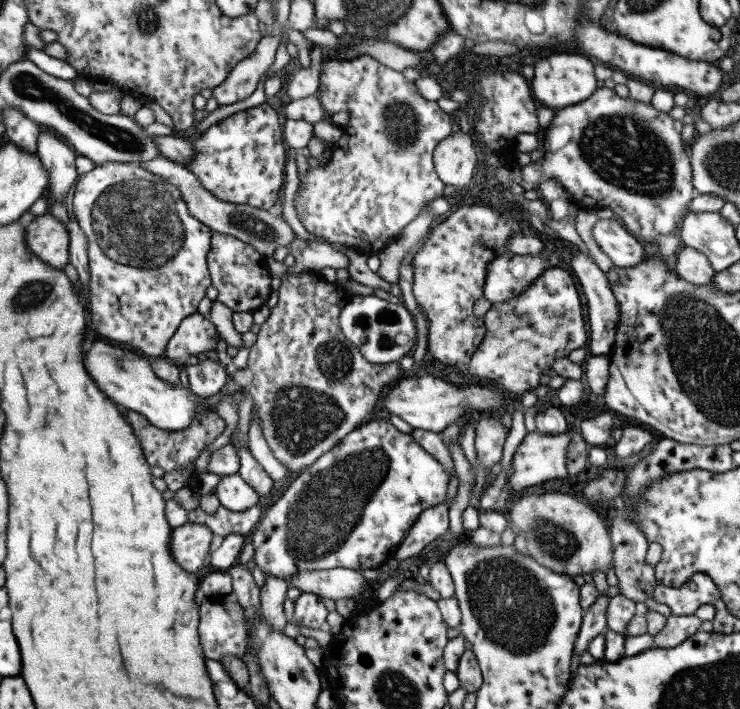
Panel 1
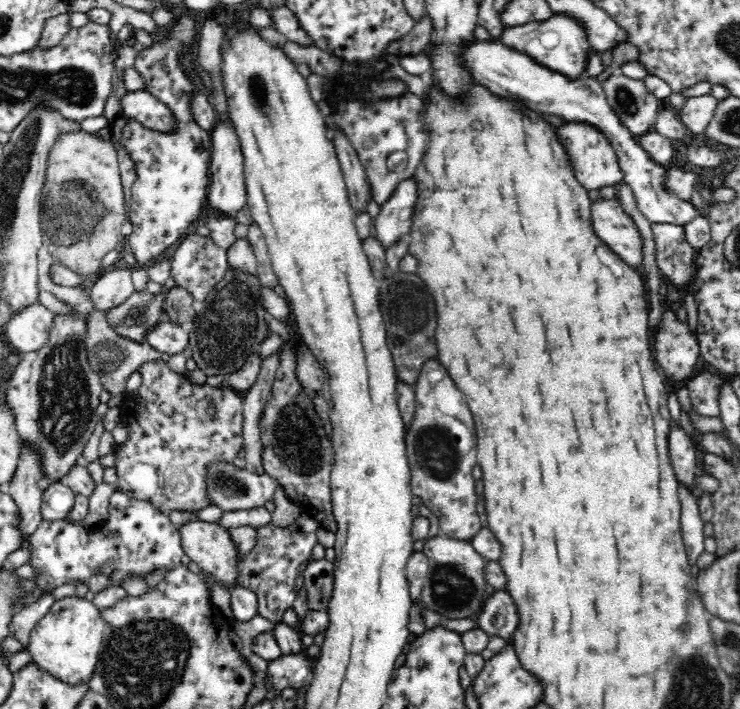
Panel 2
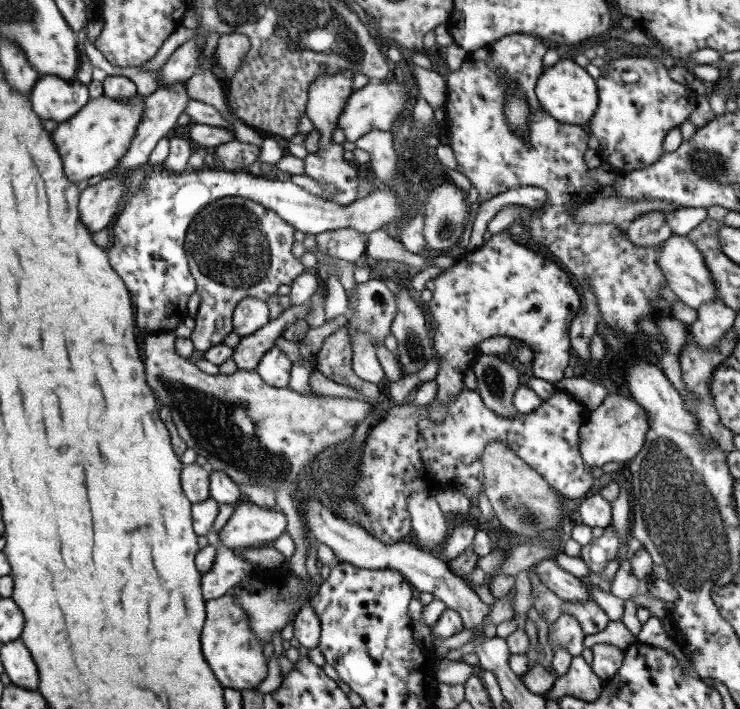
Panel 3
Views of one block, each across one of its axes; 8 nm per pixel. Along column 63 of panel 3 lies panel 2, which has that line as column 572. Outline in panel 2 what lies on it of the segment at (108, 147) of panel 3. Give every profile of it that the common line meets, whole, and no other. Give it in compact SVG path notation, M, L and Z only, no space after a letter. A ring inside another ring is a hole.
M567 121L564 126L556 128L556 134L562 141L566 153L570 155L570 165L574 169L574 176L584 188L598 190L604 186L618 186L624 180L614 147L595 126L586 122Z

